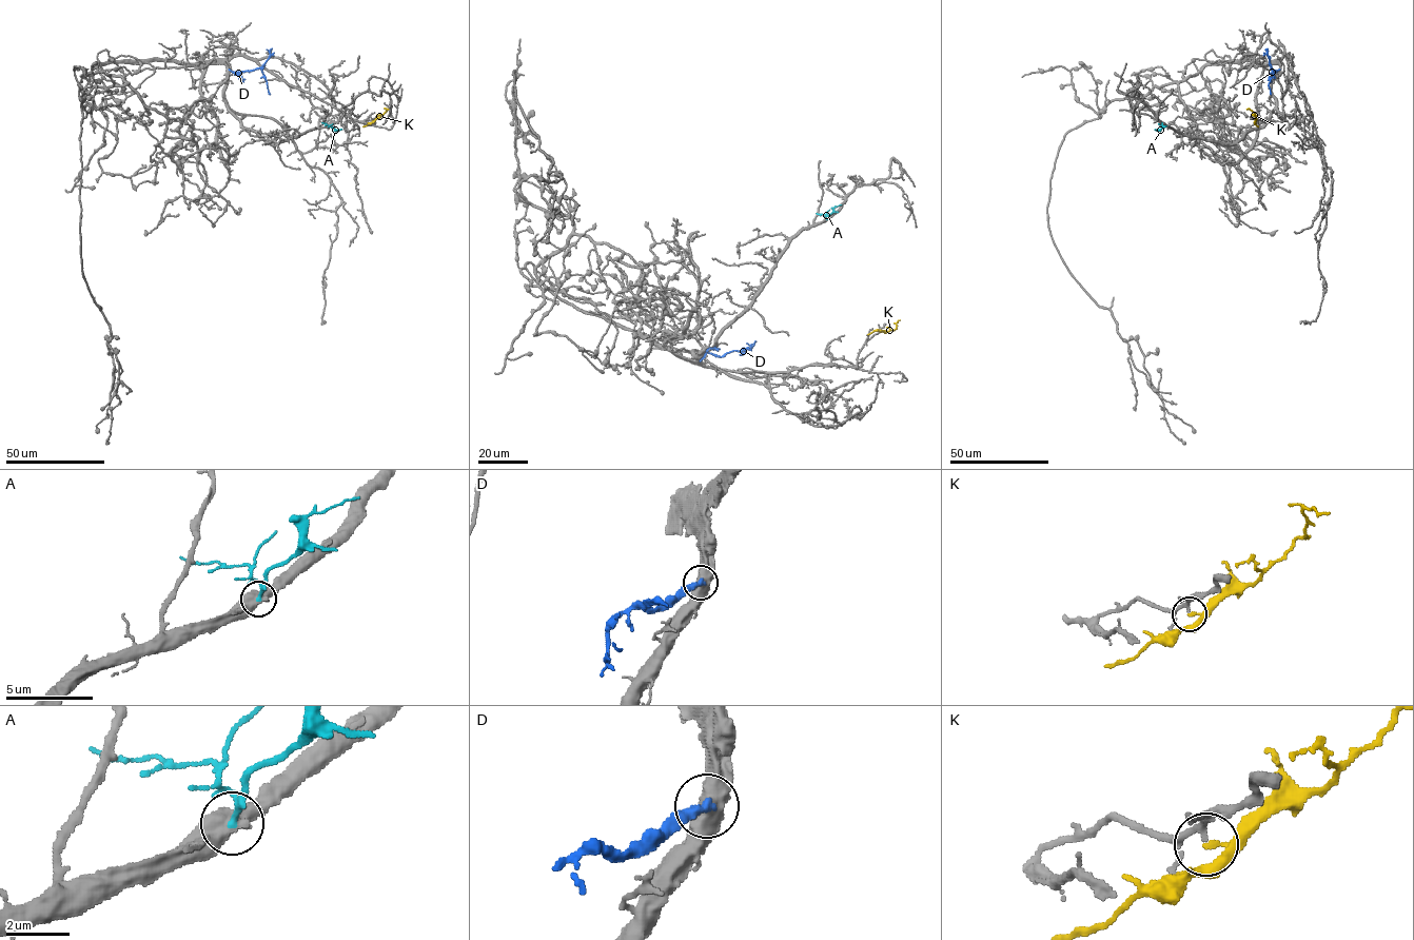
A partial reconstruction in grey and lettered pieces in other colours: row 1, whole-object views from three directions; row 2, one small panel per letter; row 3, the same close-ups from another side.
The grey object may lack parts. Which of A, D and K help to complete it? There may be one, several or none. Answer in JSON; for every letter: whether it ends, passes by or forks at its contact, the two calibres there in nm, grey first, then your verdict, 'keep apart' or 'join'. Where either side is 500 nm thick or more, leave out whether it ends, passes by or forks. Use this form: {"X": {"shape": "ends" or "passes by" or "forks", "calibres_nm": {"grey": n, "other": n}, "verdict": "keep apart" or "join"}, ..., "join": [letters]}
{"A": {"calibres_nm": {"grey": 550, "other": 140}, "verdict": "keep apart"}, "D": {"calibres_nm": {"grey": 750, "other": 360}, "verdict": "keep apart"}, "K": {"shape": "ends", "calibres_nm": {"grey": 220, "other": 120}, "verdict": "keep apart"}, "join": []}

